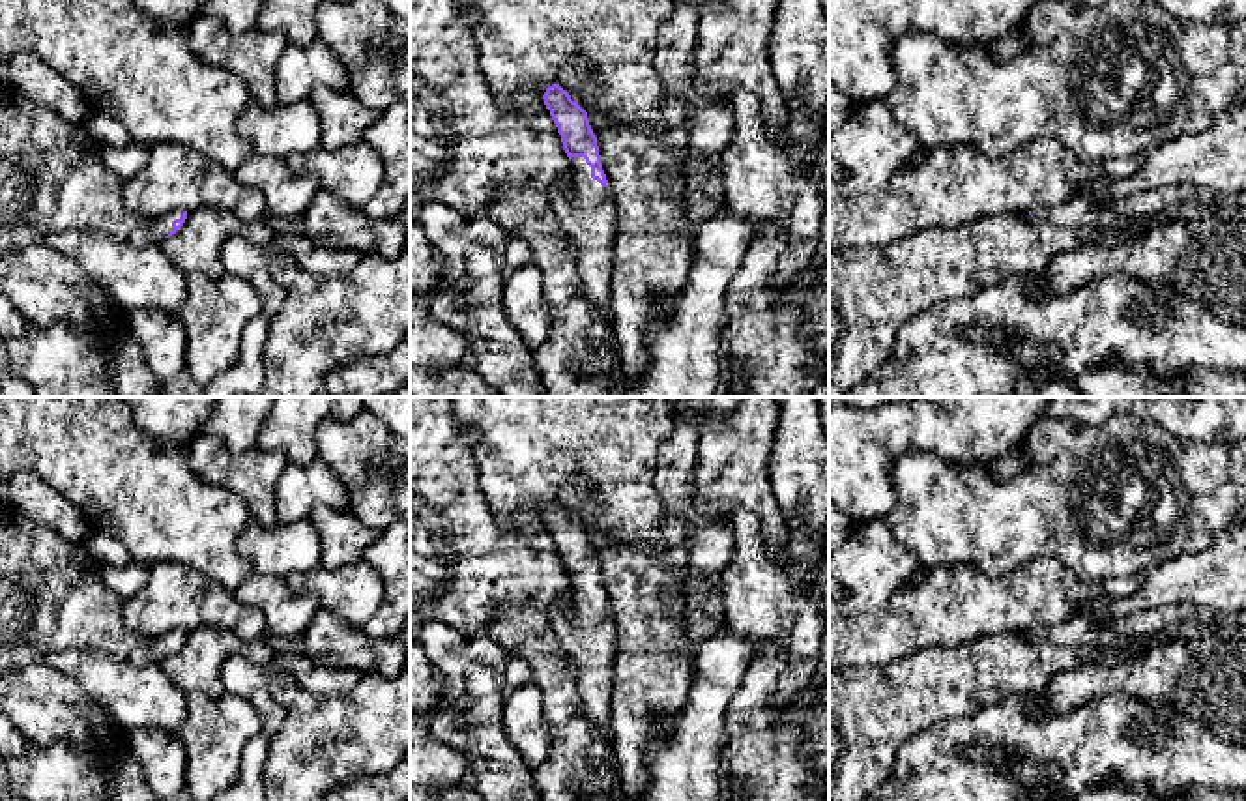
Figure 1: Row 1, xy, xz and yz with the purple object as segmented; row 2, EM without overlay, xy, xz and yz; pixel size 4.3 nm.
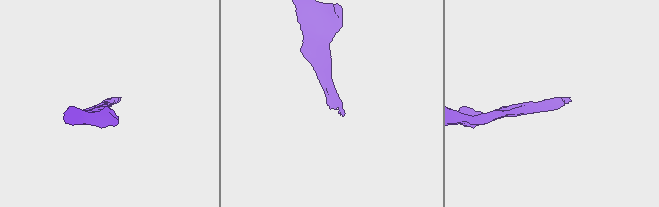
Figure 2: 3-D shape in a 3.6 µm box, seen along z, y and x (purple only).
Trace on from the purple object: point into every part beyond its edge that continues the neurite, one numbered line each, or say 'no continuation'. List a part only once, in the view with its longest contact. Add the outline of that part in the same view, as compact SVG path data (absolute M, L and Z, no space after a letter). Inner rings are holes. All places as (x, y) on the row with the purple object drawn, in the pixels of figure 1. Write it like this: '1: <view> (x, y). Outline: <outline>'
1: xz (580, 204). Outline: M572 157L565 182L550 197L554 215L576 247L580 294L595 305L599 320L610 322L616 211L606 187L591 178L584 157Z

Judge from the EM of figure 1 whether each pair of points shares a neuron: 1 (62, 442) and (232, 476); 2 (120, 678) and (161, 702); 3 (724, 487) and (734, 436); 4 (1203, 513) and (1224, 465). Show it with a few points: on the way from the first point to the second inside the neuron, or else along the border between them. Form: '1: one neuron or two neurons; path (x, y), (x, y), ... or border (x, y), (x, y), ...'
1: two neurons; border (186, 448), (186, 465), (197, 478), (229, 487)
2: one neuron; path (130, 687), (139, 697), (152, 700)
3: one neuron; path (732, 474), (734, 450)
4: one neuron; path (1203, 502), (1203, 493), (1220, 476)

